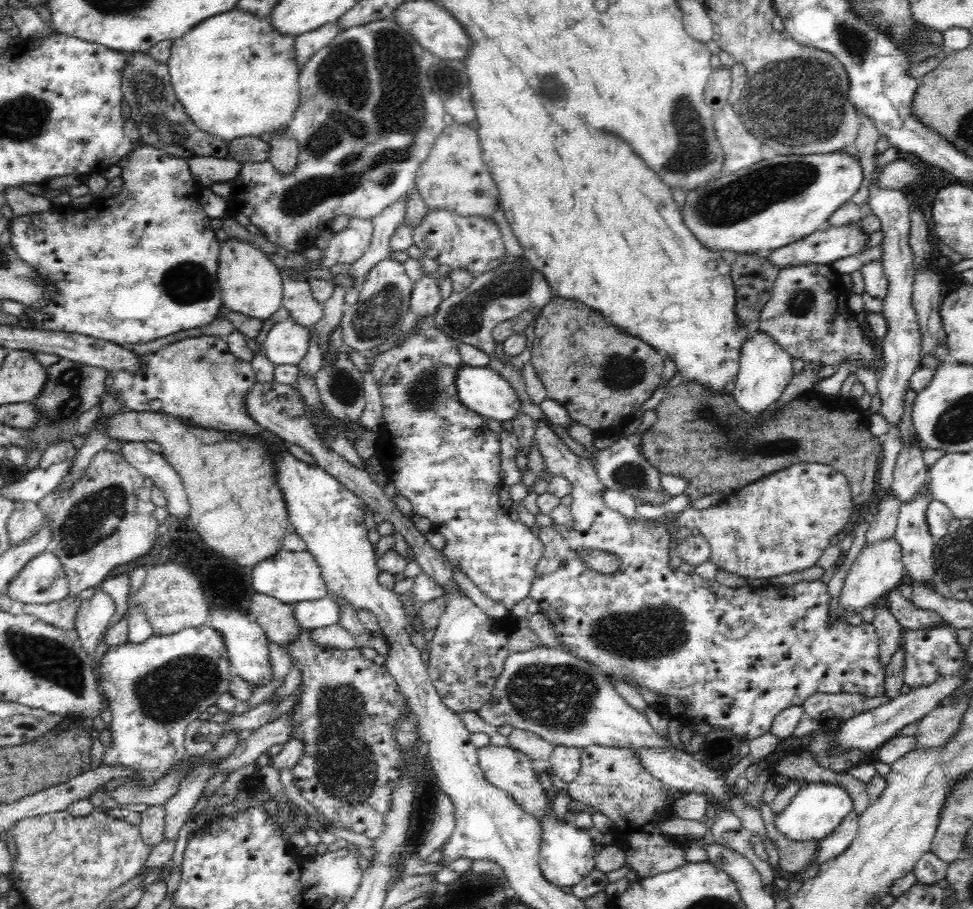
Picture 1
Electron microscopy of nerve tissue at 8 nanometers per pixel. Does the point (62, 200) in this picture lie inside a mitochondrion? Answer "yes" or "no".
no

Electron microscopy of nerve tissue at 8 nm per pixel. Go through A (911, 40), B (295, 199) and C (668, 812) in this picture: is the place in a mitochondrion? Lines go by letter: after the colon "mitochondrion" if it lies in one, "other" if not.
A: other
B: mitochondrion
C: other

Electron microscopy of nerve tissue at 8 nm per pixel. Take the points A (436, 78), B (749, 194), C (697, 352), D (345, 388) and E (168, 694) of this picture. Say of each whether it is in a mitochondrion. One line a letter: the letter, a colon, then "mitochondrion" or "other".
A: mitochondrion
B: mitochondrion
C: other
D: mitochondrion
E: mitochondrion

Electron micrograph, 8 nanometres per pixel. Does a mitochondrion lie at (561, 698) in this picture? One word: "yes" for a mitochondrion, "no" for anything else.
yes

